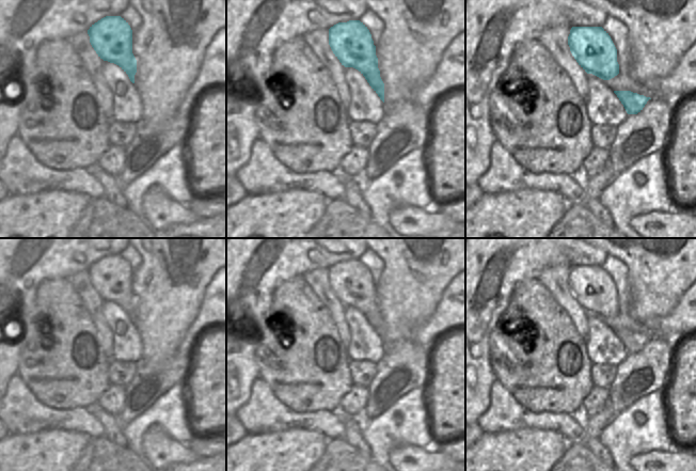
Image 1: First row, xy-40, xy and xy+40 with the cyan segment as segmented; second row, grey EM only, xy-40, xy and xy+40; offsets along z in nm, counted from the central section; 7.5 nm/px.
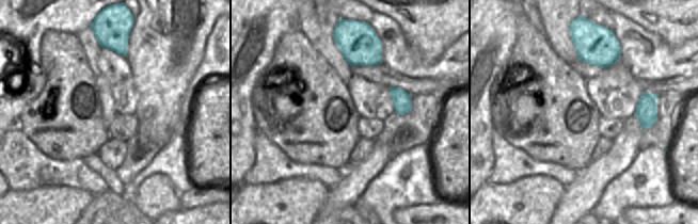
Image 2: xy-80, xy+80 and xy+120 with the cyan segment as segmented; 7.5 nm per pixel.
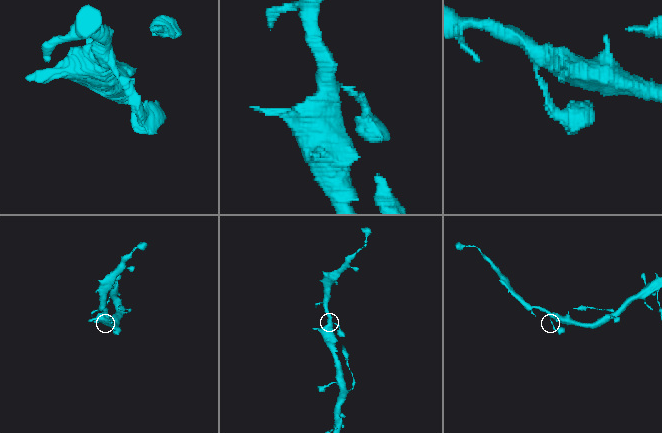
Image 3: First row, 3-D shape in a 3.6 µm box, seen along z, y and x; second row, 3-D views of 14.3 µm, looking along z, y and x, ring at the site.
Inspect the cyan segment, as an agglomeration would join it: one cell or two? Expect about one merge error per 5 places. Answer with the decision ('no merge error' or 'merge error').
no merge error

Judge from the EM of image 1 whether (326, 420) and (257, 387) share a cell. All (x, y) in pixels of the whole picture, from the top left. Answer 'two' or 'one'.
one

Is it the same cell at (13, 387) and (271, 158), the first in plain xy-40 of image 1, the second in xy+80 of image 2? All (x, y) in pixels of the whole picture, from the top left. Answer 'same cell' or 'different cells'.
same cell

